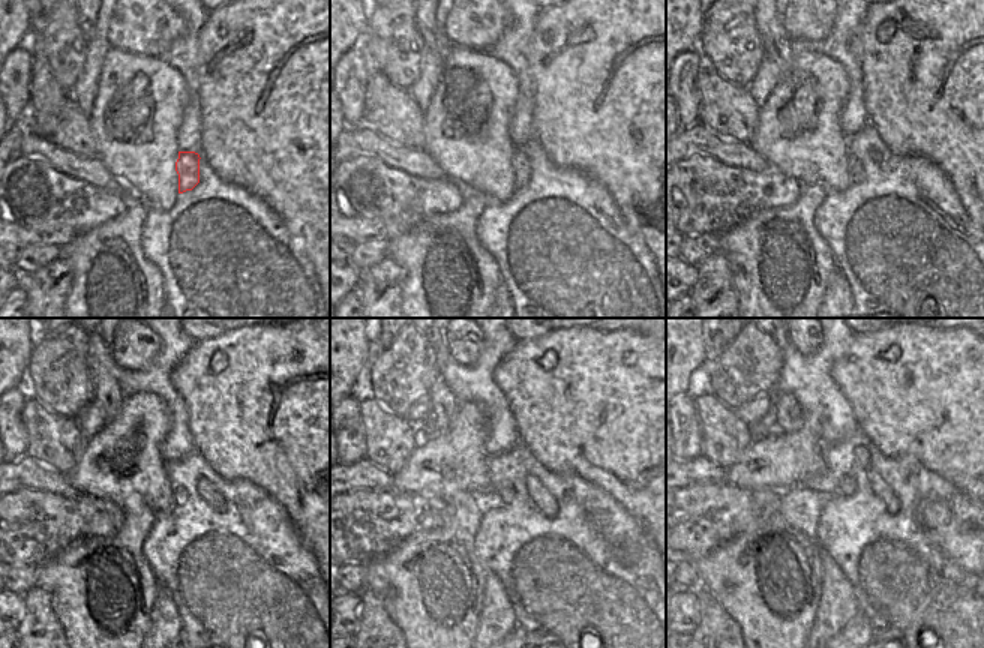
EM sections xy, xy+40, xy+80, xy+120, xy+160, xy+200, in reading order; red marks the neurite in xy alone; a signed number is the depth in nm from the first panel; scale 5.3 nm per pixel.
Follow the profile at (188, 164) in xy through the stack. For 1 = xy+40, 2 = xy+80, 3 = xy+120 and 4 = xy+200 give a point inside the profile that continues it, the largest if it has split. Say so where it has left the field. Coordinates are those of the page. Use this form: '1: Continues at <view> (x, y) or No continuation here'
1: Continues at xy+40 (519, 162)
2: Continues at xy+80 (854, 165)
3: Continues at xy+120 (180, 497)
4: Continues at xy+200 (846, 486).

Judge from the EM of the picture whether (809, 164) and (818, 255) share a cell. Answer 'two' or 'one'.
two

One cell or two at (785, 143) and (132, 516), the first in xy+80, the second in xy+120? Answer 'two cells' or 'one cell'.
two cells

